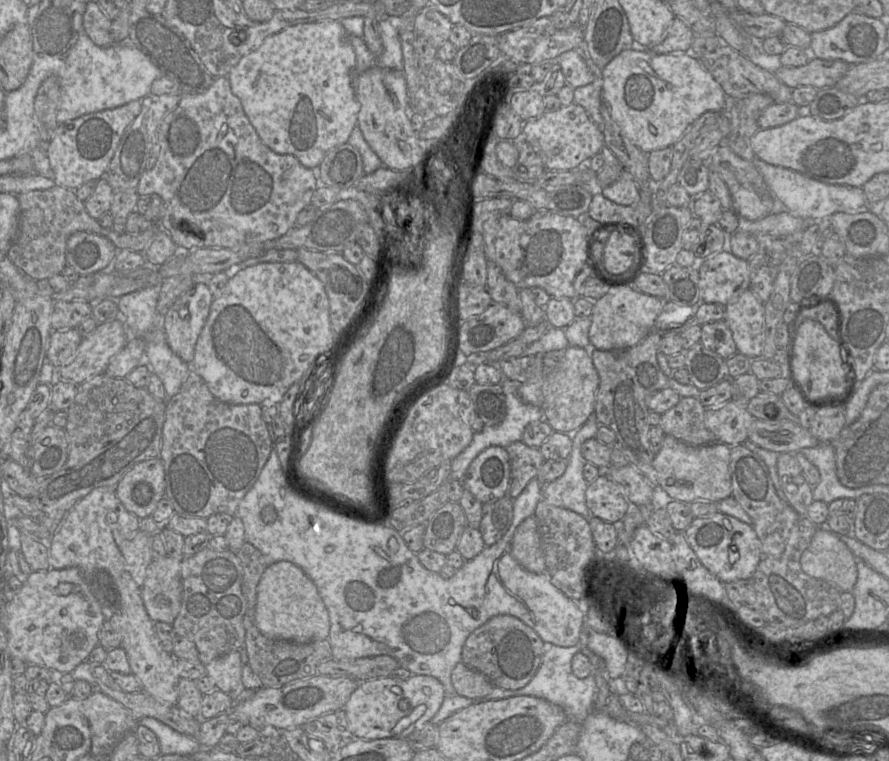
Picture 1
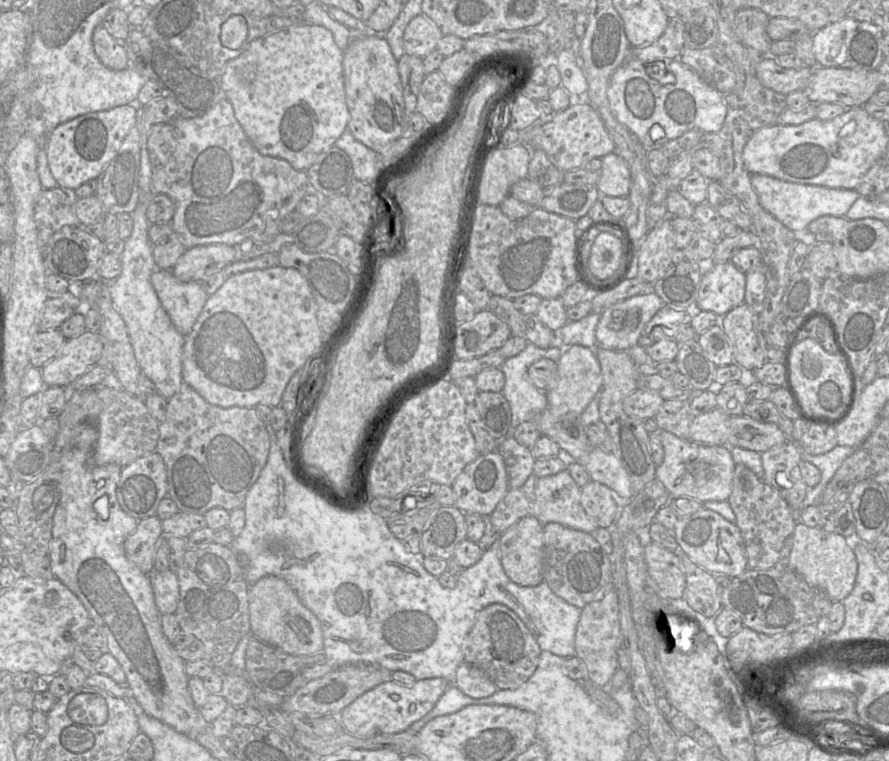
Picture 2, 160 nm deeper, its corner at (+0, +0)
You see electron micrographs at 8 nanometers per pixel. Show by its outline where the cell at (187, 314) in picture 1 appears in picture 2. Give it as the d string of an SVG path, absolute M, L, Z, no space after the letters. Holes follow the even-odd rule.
M170 270L154 271L151 283L173 325L185 337L199 317L208 294L200 282L182 282Z

